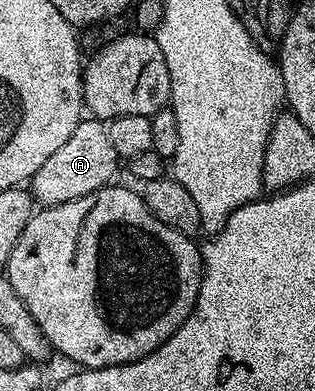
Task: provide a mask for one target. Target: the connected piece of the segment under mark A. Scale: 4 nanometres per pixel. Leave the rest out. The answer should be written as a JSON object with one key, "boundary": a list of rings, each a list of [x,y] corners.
{"boundary":[[[81,118],[78,129],[70,133],[66,145],[61,145],[42,164],[42,169],[32,175],[30,194],[37,204],[44,207],[62,205],[66,201],[86,197],[86,193],[94,193],[115,180],[112,178],[116,175],[116,163],[118,164],[118,157],[114,153],[114,145],[110,145],[107,126],[97,118]]]}

